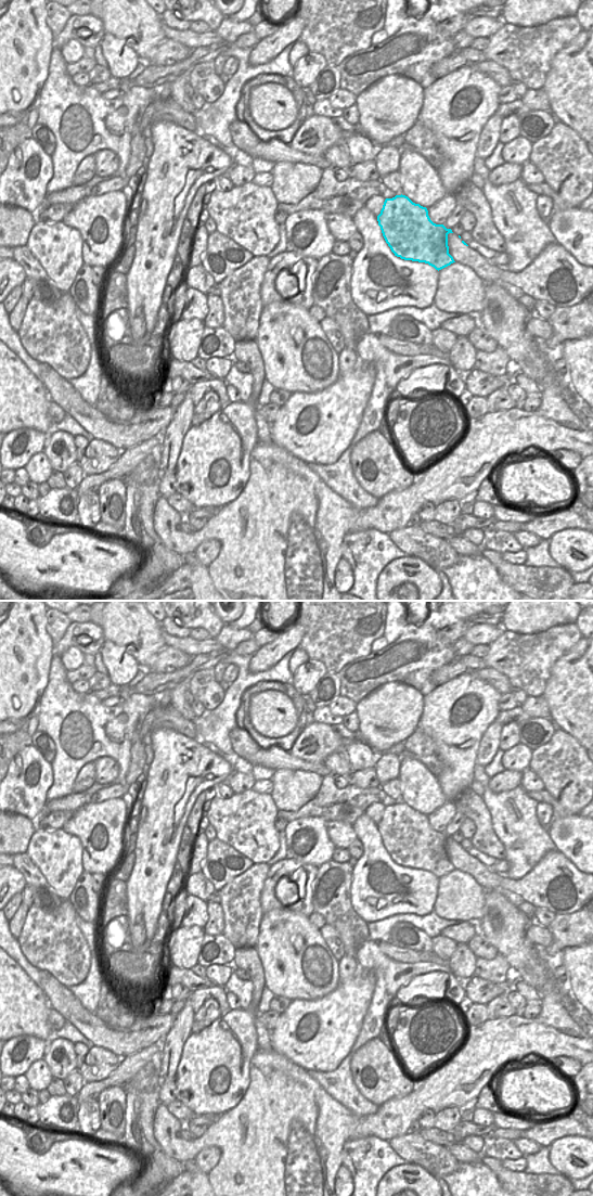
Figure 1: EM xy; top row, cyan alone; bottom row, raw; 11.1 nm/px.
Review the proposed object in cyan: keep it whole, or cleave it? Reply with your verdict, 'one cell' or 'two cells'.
two cells

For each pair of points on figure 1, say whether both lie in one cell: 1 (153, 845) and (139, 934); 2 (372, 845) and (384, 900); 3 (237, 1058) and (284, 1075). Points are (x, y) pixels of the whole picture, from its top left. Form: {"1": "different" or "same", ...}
{"1": "different", "2": "same", "3": "different"}

